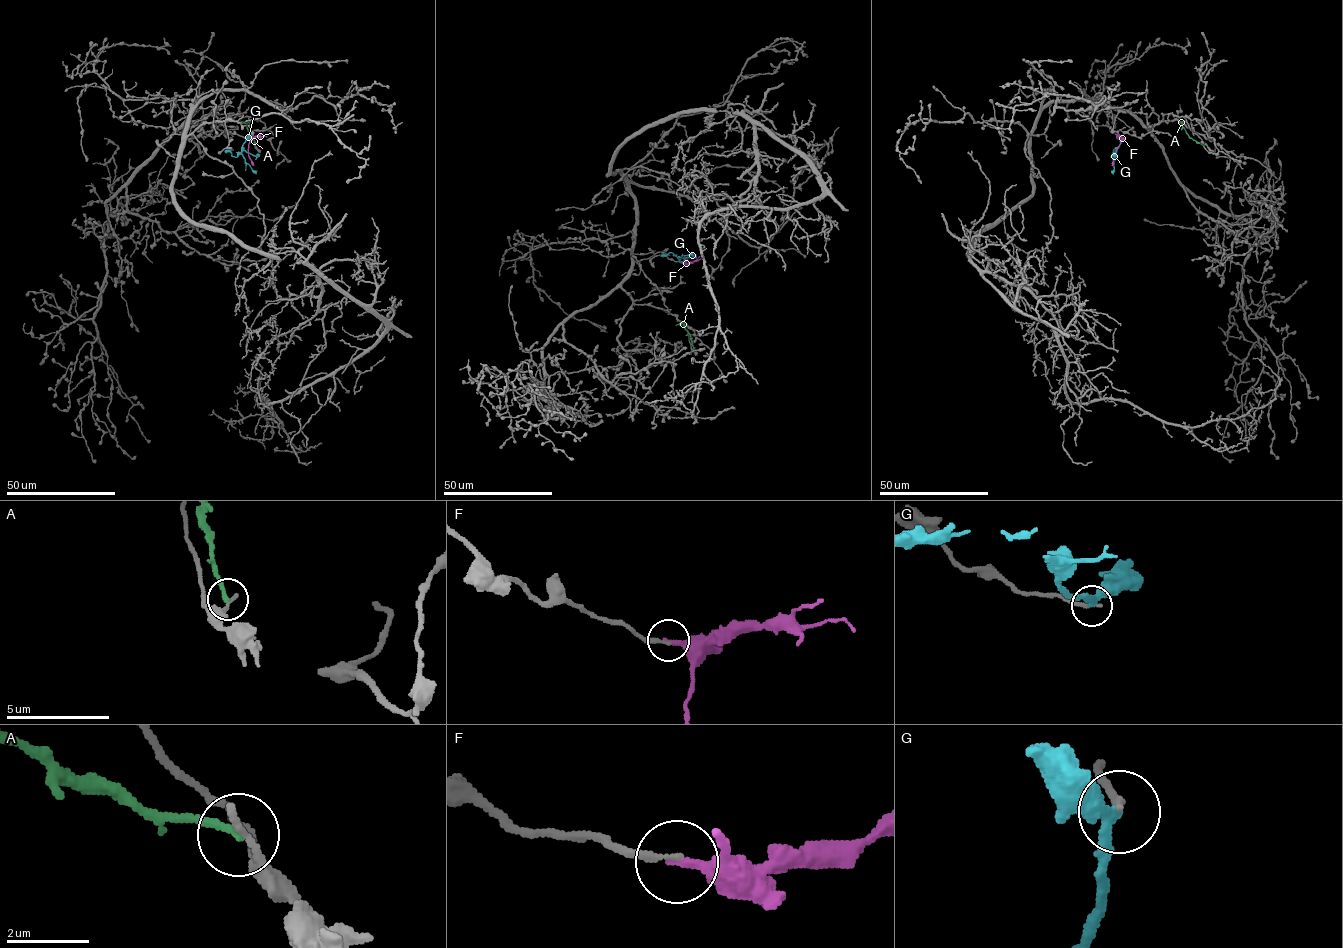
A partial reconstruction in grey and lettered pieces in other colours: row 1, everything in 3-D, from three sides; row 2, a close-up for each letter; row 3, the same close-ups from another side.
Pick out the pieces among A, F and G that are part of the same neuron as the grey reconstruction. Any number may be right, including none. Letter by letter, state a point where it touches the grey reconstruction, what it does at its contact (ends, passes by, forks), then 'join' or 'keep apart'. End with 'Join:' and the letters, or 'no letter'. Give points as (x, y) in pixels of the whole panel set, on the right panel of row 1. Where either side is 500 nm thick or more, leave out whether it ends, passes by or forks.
A: (1206, 145) | it ends | keep apart
F: (1121, 138) | it ends | join
G: (1121, 138) | it passes by | keep apart
Join: F

